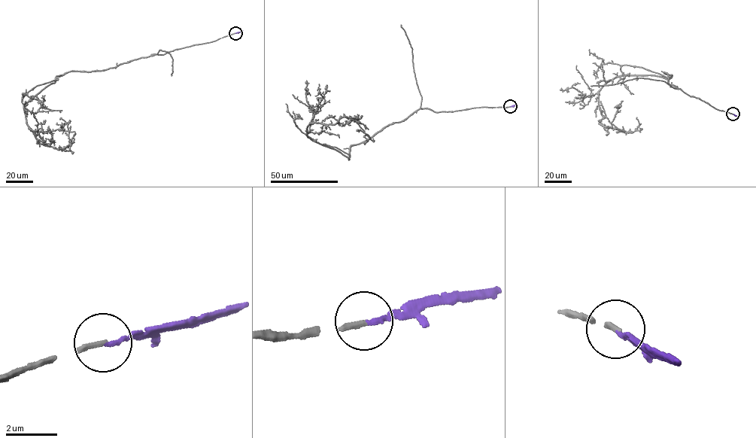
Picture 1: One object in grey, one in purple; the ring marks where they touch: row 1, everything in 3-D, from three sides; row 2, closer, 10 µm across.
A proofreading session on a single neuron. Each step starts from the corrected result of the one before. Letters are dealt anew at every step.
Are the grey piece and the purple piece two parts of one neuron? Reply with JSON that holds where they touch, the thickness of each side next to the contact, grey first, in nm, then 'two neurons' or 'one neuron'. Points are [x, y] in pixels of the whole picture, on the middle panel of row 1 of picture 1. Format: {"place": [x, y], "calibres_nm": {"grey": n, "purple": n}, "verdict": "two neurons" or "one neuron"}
{"place": [510, 106], "calibres_nm": {"grey": 200, "purple": 160}, "verdict": "one neuron"}

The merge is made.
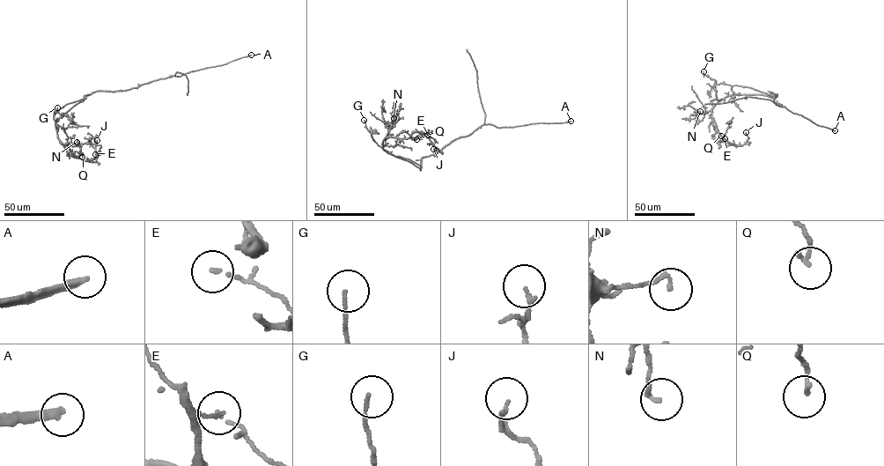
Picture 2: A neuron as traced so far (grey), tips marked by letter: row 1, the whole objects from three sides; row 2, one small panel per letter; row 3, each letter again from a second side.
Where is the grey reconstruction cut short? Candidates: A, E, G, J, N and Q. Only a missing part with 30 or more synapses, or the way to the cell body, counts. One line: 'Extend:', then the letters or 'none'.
Extend: none

